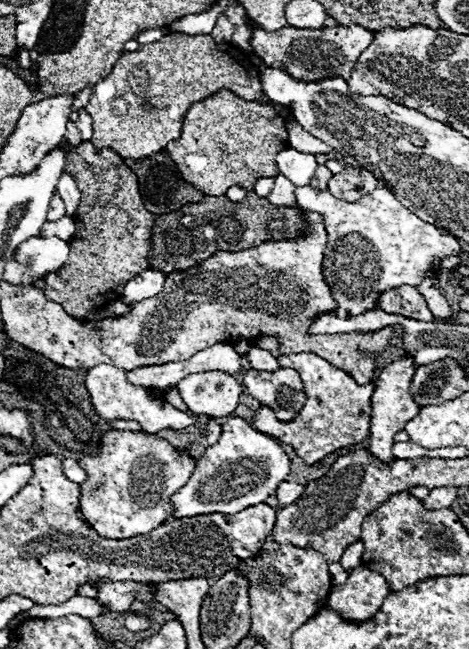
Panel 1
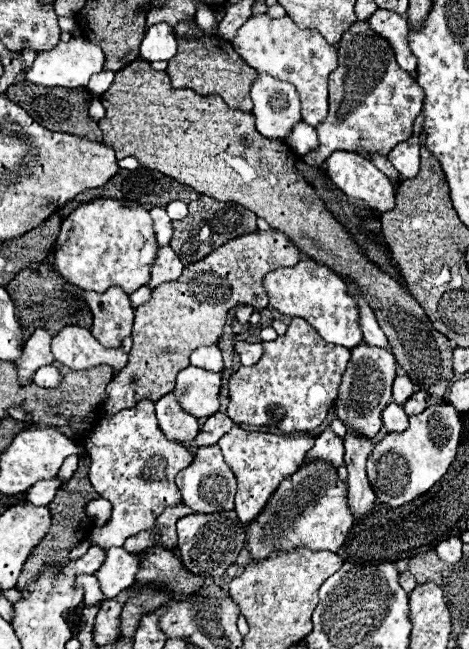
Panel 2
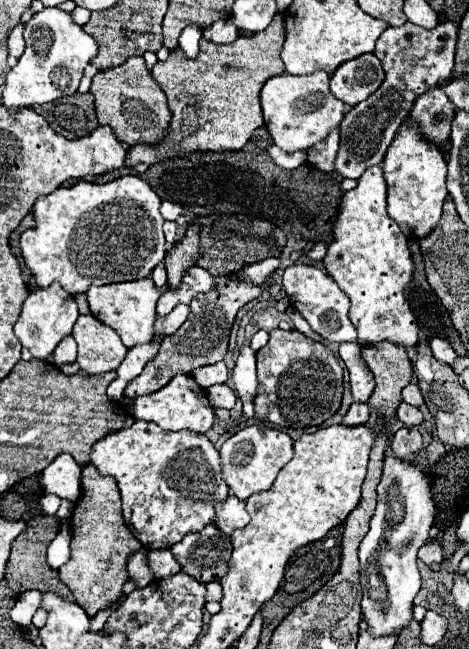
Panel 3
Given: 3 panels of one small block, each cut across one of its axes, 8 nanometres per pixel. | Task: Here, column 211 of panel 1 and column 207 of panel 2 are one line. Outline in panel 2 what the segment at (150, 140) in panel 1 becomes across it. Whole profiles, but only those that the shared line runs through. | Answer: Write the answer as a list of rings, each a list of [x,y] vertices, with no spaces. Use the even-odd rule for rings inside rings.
[[[178,36],[178,52],[172,60],[168,60],[166,74],[170,76],[172,88],[190,88],[202,96],[218,94],[224,102],[242,112],[252,112],[250,100],[250,84],[254,84],[258,72],[250,68],[232,48],[232,44],[220,36],[202,36],[202,38],[186,38]]]

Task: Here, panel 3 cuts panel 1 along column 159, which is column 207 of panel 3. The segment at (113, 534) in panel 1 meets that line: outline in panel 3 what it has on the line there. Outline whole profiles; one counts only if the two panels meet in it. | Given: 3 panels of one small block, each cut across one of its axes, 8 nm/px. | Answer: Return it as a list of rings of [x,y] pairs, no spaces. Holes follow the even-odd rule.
[[[136,420],[130,428],[98,440],[90,462],[100,474],[116,478],[126,526],[146,550],[172,548],[182,536],[214,524],[214,504],[226,500],[230,492],[222,480],[220,452],[204,434],[166,432],[154,422]]]

